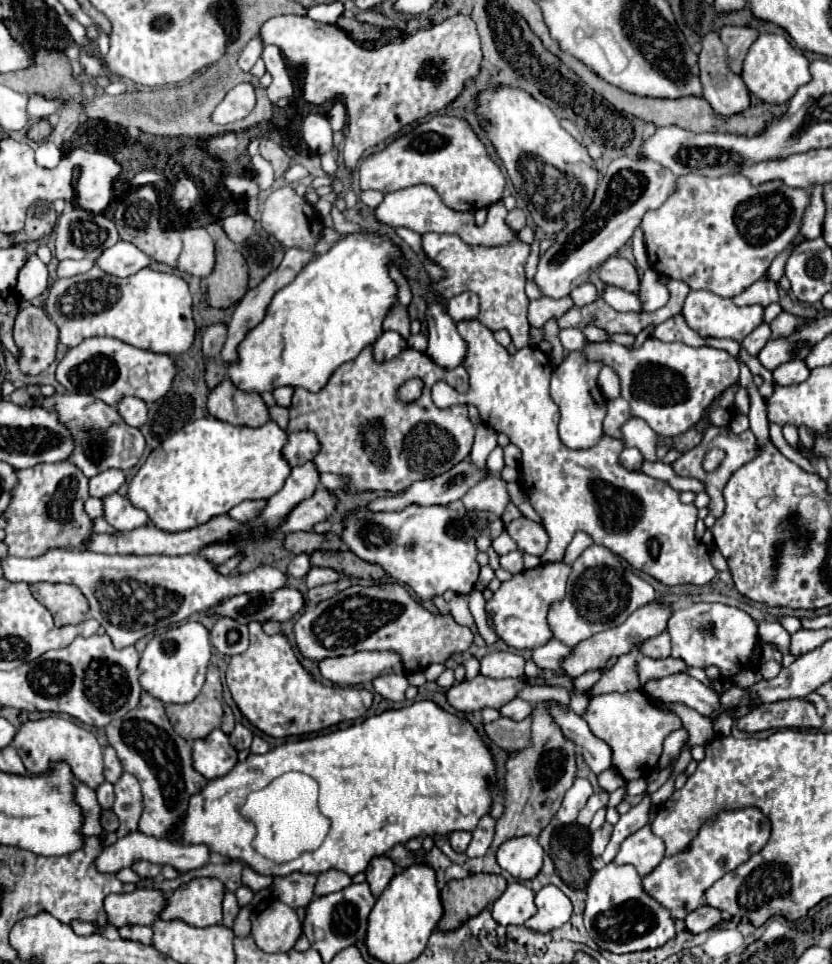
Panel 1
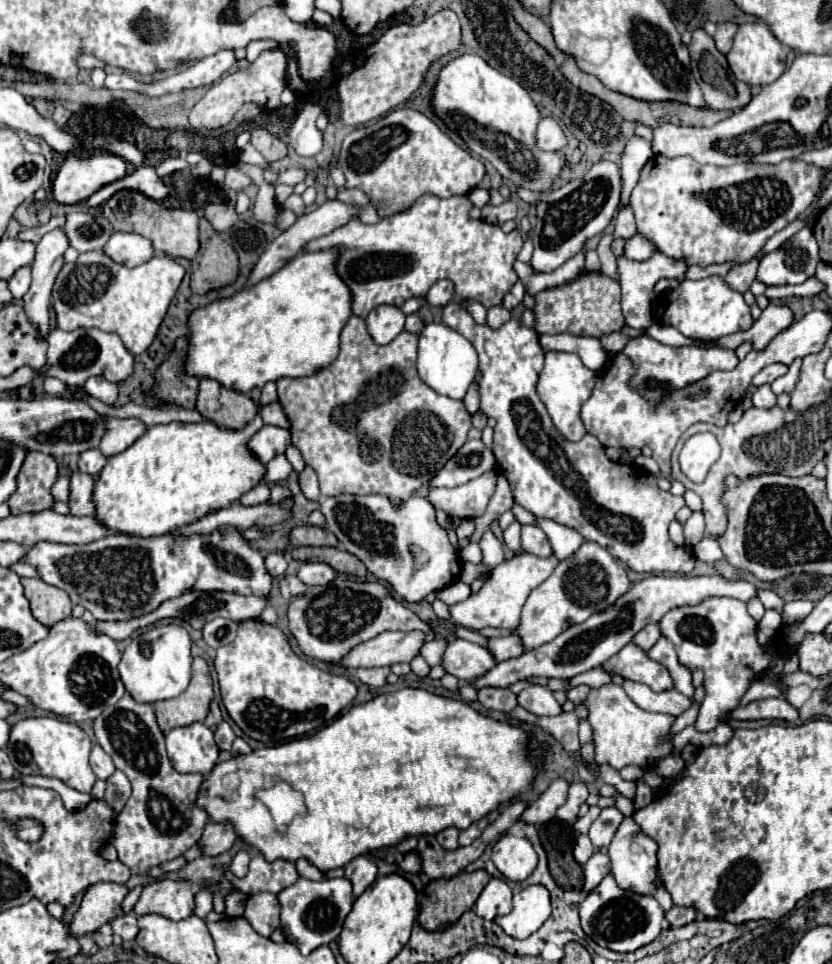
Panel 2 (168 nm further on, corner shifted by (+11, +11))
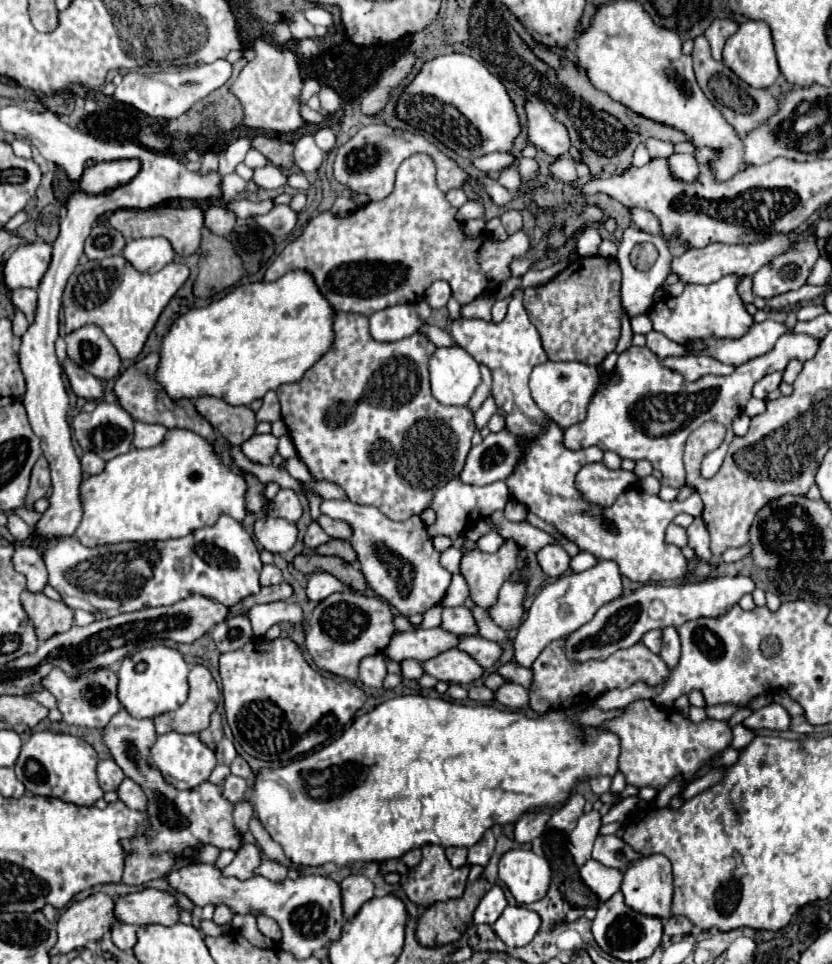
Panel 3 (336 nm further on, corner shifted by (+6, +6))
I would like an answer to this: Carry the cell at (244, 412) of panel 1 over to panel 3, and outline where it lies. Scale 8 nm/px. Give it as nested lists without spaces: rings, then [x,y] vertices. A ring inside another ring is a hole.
[[[201,396],[195,400],[195,406],[197,412],[231,444],[243,444],[255,434],[257,420],[249,406],[231,406],[215,396]]]

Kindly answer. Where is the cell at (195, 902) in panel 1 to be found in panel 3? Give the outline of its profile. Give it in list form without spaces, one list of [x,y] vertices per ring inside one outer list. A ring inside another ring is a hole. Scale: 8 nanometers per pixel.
[[[145,888],[141,892],[127,894],[115,902],[115,916],[121,922],[143,926],[143,924],[163,924],[173,926],[179,922],[177,898],[169,892]]]

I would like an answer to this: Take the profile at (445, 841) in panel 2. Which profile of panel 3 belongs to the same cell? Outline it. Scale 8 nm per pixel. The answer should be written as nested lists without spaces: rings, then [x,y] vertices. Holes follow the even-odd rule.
[[[449,846],[449,848],[445,848],[445,854],[447,854],[451,866],[455,866],[455,868],[467,864],[467,848],[463,848],[463,846]]]

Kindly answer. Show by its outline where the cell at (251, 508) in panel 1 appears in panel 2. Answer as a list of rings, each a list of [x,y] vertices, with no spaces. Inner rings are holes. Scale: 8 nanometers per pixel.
[[[260,483],[254,489],[250,489],[246,495],[242,495],[240,503],[242,505],[260,505],[260,503],[268,501],[268,495],[270,495],[270,487],[264,485],[264,483]]]

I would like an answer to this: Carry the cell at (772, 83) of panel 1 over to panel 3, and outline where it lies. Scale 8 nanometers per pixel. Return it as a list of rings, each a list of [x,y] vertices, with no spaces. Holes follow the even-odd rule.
[[[747,20],[745,24],[741,24],[739,30],[725,44],[723,64],[729,66],[751,88],[773,86],[775,80],[781,76],[781,70],[779,70],[779,64],[777,64],[777,58],[775,58],[769,26],[765,22],[759,22],[759,20]]]

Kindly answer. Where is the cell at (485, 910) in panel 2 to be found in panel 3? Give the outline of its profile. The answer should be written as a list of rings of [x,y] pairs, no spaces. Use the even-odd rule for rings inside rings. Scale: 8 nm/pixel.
[[[493,886],[479,902],[477,910],[475,910],[475,916],[473,916],[473,922],[475,924],[493,924],[501,912],[505,910],[507,906],[507,898],[505,898],[505,892],[501,886]]]

